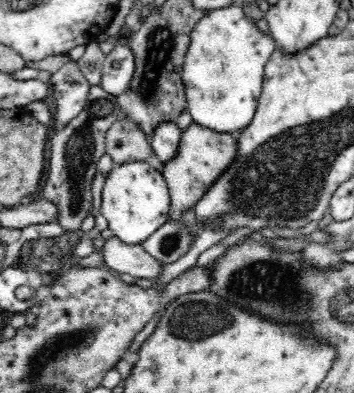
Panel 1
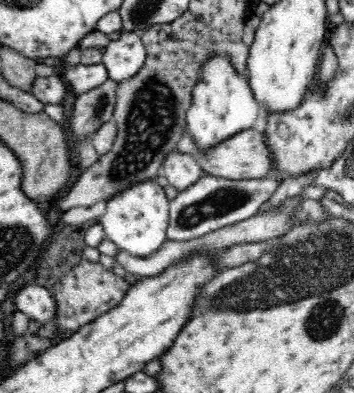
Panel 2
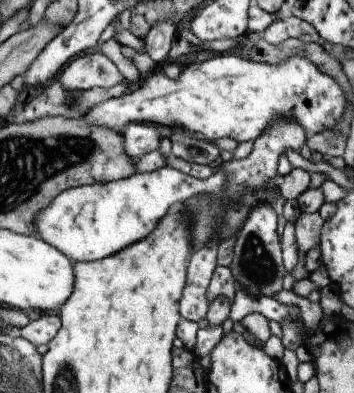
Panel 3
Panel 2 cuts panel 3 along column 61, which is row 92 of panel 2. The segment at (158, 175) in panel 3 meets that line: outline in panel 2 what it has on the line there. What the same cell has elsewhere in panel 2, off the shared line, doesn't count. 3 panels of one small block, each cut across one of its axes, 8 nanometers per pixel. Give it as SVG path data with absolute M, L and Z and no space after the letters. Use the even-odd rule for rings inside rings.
M224 54L208 58L200 68L200 80L192 86L192 102L186 114L186 130L192 134L198 152L208 150L214 144L236 136L238 132L250 130L260 116L260 104L250 88L250 76L246 72L236 72L232 60Z

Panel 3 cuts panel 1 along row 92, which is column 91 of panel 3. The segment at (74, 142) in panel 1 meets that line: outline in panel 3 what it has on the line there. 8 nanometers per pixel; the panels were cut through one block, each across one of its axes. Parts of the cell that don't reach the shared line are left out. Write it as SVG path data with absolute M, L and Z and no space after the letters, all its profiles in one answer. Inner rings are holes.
M61 82L49 84L45 90L41 90L31 102L23 108L23 120L33 122L41 118L53 118L63 116L67 120L81 120L87 116L87 112L99 104L105 104L107 100L117 100L123 94L127 94L131 88L125 84L117 84L113 88L91 88L91 90L65 90Z

